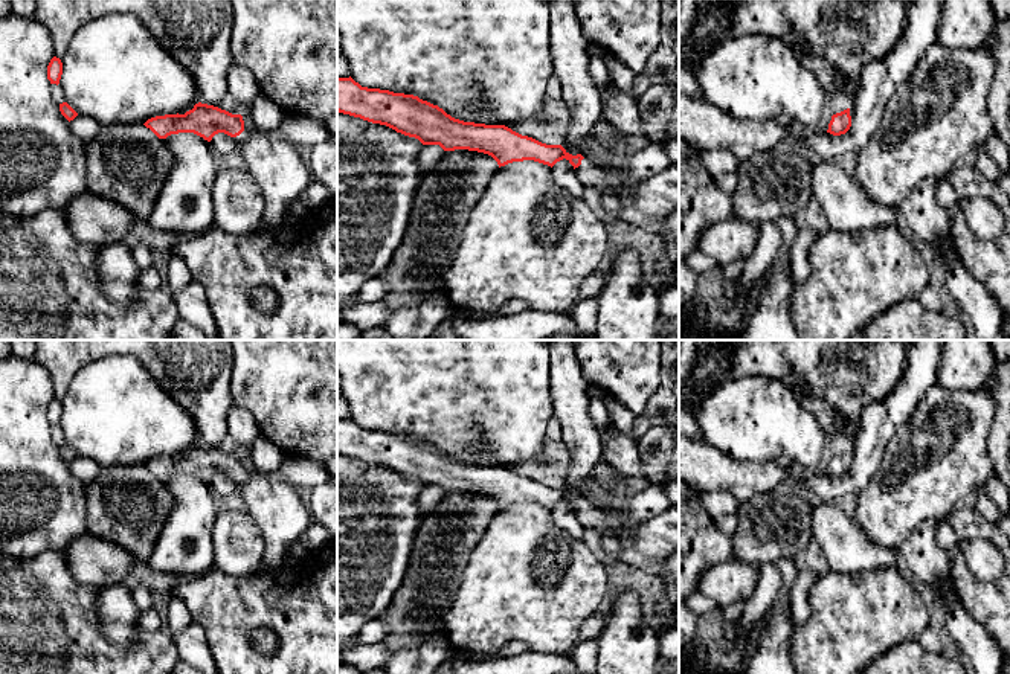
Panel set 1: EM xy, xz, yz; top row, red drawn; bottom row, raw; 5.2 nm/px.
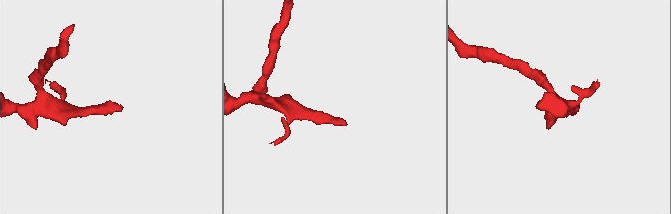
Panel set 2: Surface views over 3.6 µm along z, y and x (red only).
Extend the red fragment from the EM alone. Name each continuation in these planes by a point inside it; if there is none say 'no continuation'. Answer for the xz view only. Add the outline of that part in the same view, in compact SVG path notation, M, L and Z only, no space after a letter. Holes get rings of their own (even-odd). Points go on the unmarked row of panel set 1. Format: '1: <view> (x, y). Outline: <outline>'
1: xz (601, 514). Outline: M607 496L606 499L583 500L574 511L580 525L586 529L595 529L601 537L615 535L629 543L632 528L621 517L621 496Z

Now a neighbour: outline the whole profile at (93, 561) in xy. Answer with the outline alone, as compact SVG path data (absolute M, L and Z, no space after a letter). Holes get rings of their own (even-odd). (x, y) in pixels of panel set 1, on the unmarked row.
M85 532L64 550L72 576L84 586L101 589L124 584L137 560L116 543Z

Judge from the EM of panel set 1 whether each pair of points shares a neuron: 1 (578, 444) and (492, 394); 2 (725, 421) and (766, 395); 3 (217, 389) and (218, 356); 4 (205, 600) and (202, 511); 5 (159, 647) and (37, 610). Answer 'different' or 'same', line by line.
1: different
2: same
3: same
4: different
5: same

